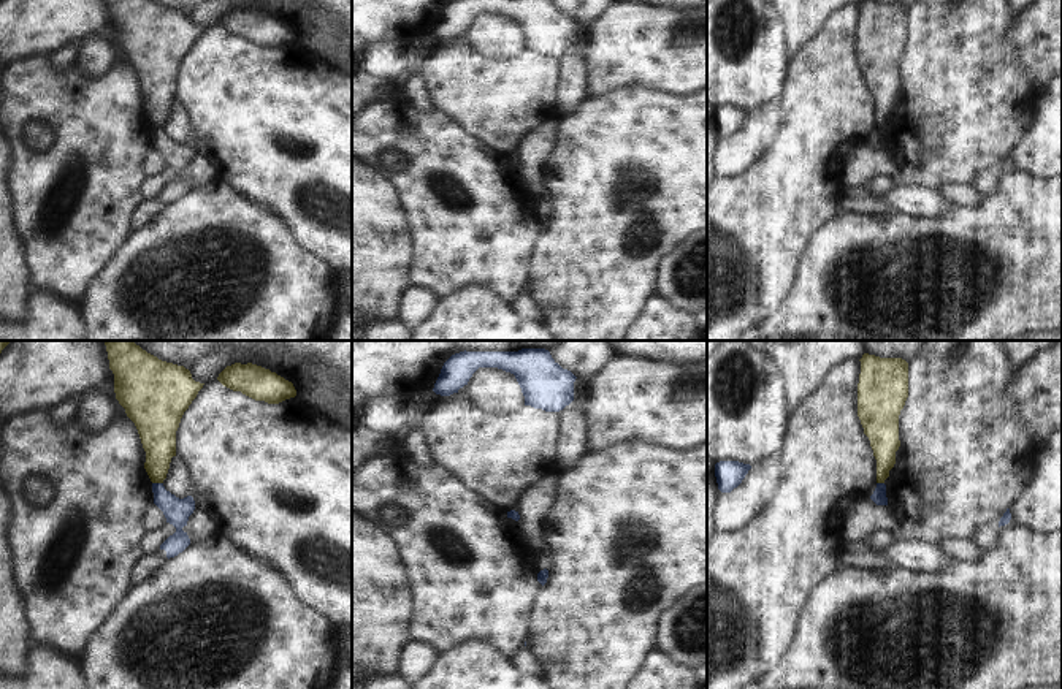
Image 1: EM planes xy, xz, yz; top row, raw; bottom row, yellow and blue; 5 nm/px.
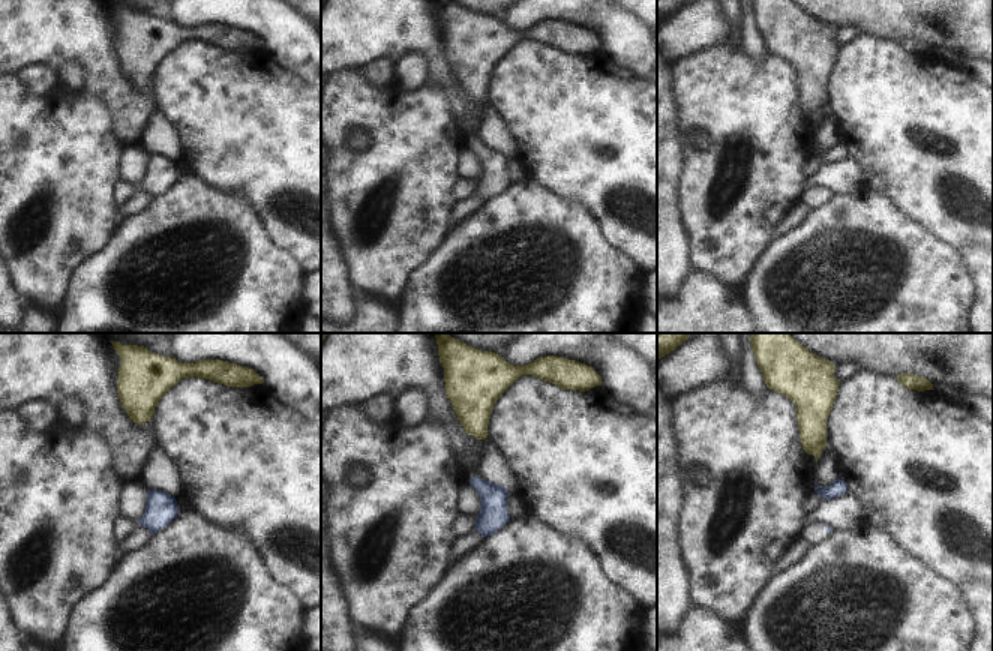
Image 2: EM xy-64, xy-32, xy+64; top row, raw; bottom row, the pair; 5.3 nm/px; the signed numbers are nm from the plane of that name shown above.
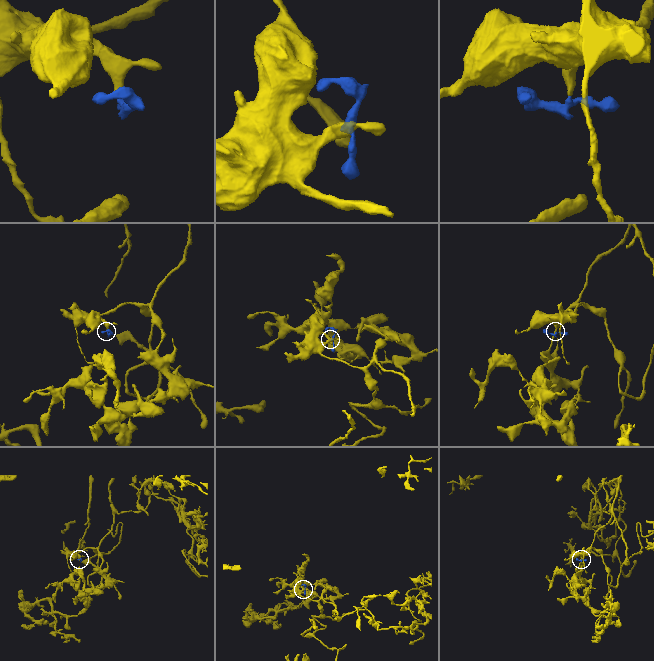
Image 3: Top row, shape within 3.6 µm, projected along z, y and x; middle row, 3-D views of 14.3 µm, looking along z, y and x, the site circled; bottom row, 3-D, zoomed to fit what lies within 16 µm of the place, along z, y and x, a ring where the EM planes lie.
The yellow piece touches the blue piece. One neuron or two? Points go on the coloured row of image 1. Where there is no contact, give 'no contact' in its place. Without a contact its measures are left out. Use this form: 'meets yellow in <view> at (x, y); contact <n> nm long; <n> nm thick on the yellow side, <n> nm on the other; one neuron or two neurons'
meets yellow in xy at (157, 482); contact 60 nm long; 190 nm thick on the yellow side, 130 nm on the other; two neurons

